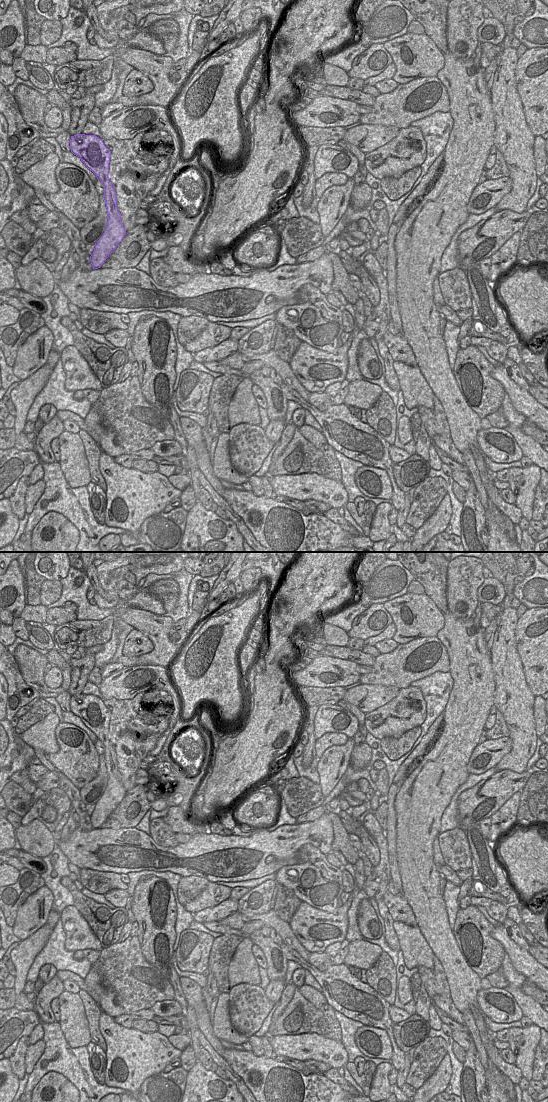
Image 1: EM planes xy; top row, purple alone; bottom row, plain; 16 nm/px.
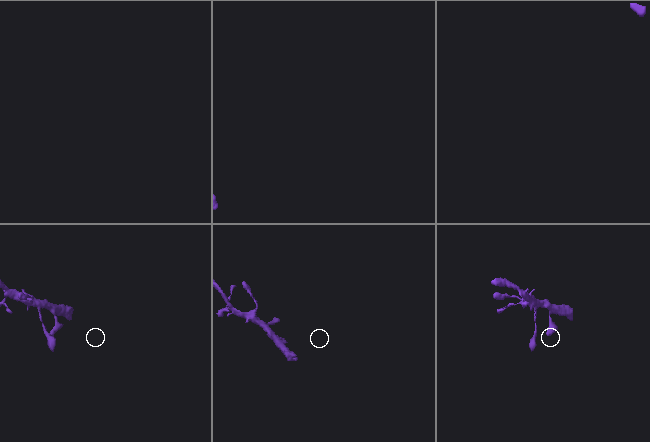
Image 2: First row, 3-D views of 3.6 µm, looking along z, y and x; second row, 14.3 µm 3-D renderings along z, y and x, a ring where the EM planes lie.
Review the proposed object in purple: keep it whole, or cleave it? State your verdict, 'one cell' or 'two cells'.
one cell

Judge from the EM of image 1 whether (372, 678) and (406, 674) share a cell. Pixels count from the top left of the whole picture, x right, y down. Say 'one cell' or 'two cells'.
one cell

